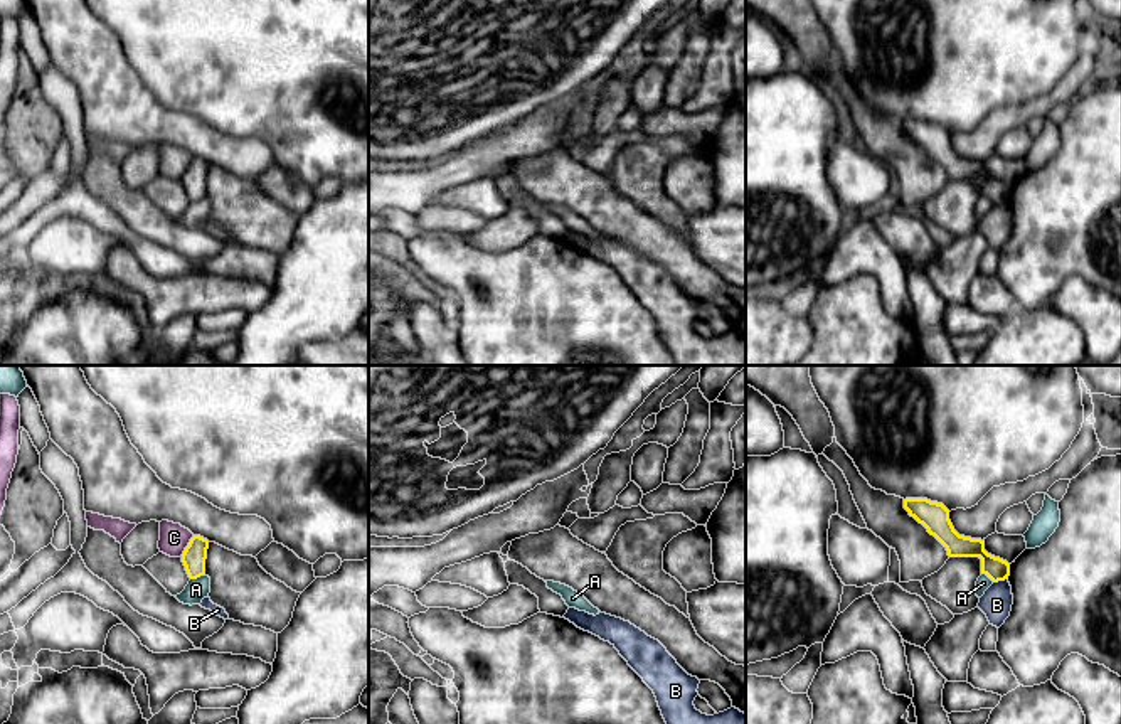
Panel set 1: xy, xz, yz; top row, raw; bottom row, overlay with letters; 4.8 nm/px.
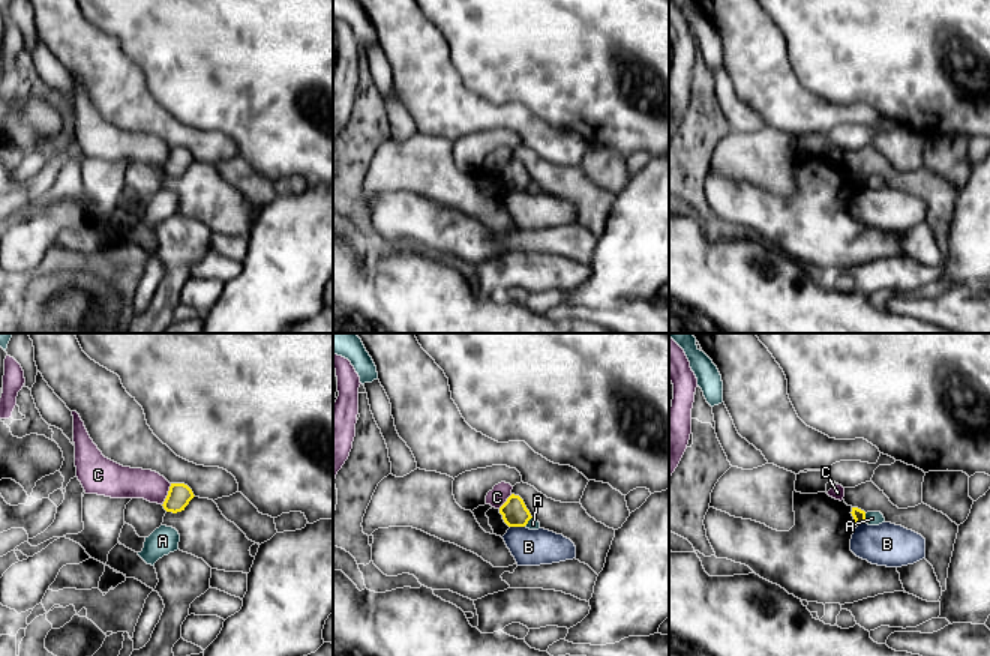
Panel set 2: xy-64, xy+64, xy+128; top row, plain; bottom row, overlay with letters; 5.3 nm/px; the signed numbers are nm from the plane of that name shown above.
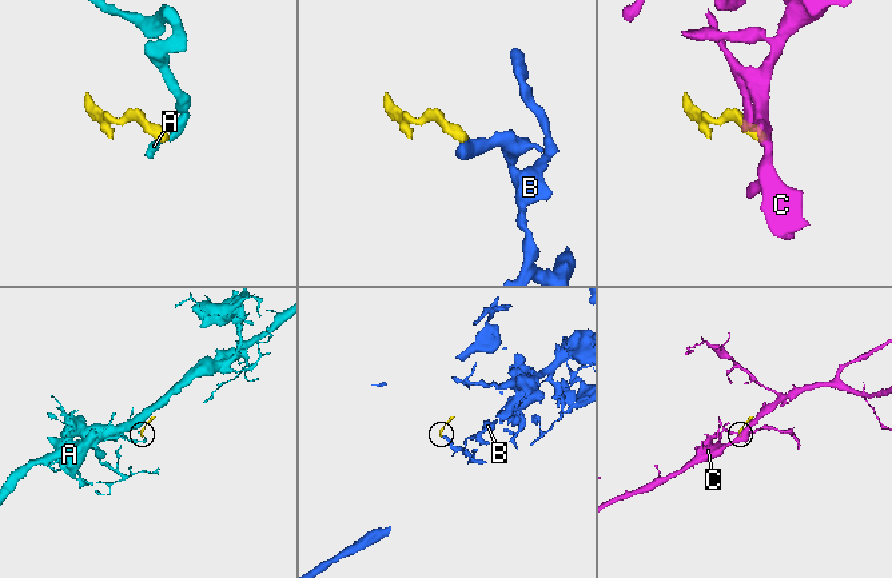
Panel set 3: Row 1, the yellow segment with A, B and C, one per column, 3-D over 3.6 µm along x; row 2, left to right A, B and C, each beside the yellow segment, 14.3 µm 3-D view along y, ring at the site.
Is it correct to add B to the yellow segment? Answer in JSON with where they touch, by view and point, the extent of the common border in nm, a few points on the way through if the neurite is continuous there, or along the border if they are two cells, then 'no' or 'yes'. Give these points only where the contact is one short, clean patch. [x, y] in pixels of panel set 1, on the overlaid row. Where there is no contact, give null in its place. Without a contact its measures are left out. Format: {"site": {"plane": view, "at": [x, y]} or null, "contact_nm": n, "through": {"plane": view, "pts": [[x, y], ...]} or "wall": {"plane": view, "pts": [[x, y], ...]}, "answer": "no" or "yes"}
{"site": {"plane": "yz", "at": [1000, 580]}, "contact_nm": 80, "wall": {"plane": "yz", "pts": [[1007, 578], [993, 583]]}, "answer": "no"}

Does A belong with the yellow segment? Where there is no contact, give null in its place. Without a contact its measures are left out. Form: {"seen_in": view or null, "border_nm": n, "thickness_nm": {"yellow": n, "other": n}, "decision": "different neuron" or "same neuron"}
{"seen_in": "xy", "border_nm": 80, "thickness_nm": {"yellow": 120, "other": 100}, "decision": "different neuron"}

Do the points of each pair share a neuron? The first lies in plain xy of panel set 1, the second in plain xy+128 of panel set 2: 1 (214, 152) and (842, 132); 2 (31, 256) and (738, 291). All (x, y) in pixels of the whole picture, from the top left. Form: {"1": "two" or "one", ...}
{"1": "two", "2": "two"}

